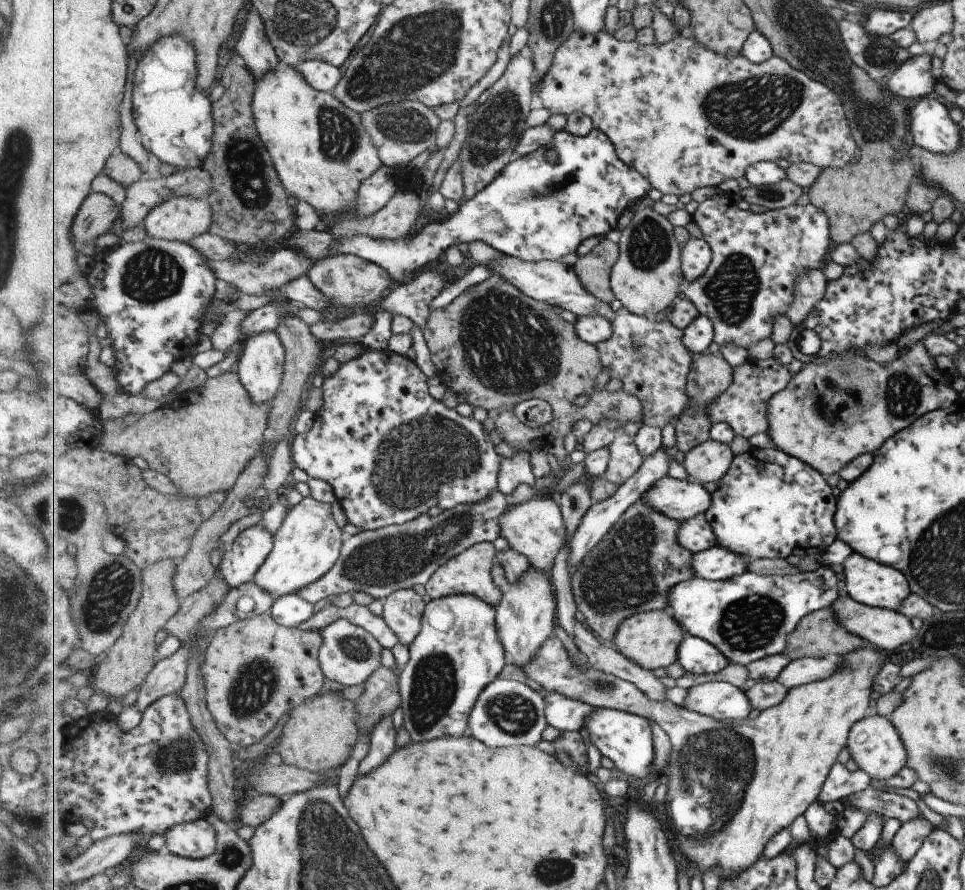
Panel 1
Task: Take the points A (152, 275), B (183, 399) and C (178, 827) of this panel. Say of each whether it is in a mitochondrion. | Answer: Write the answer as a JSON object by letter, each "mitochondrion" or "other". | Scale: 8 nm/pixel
{"A":"mitochondrion","B":"other","C":"other"}

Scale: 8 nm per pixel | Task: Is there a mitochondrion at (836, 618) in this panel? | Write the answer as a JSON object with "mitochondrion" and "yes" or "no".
{"mitochondrion":"no"}

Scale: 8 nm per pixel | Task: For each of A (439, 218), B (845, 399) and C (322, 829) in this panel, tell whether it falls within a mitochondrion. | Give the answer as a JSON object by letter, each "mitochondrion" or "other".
{"A":"other","B":"mitochondrion","C":"mitochondrion"}

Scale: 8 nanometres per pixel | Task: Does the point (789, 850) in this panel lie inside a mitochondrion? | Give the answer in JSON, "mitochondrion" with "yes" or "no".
{"mitochondrion":"no"}

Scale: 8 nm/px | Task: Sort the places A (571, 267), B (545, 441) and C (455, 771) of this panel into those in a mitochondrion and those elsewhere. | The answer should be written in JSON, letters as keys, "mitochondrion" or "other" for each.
{"A":"other","B":"other","C":"other"}

